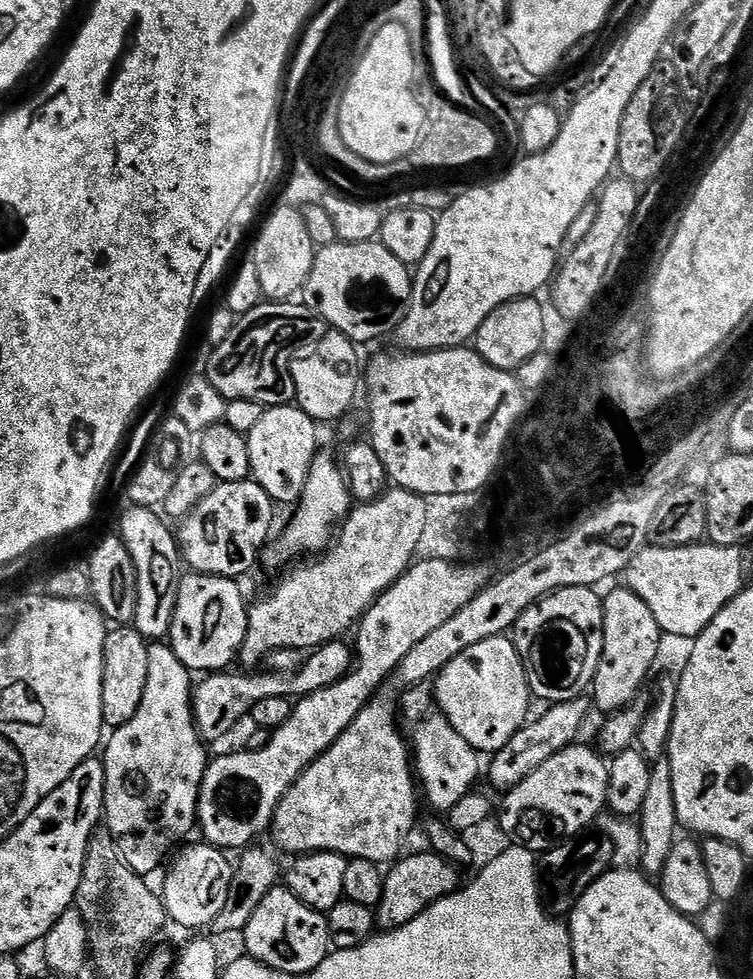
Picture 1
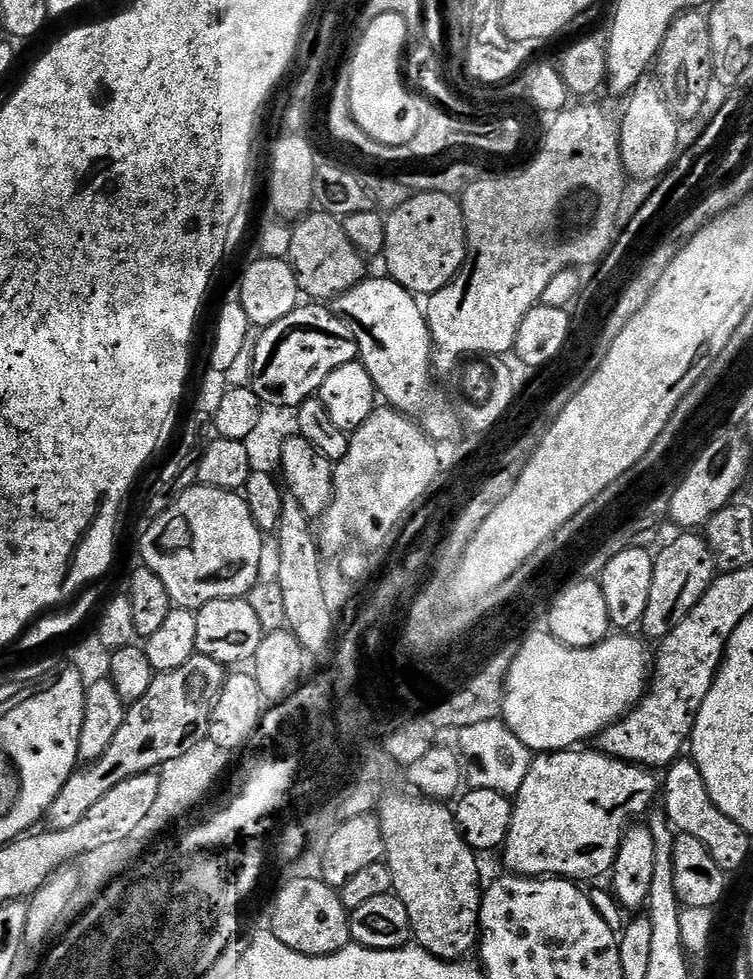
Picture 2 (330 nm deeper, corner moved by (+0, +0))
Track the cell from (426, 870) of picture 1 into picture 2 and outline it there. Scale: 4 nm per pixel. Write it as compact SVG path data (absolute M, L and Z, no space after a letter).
M565 750L537 755L519 777L520 789L514 795L512 825L502 845L504 864L509 873L518 876L563 878L573 882L607 877L618 858L620 843L636 820L649 815L652 803L658 800L658 780L647 768L613 760L599 750Z

